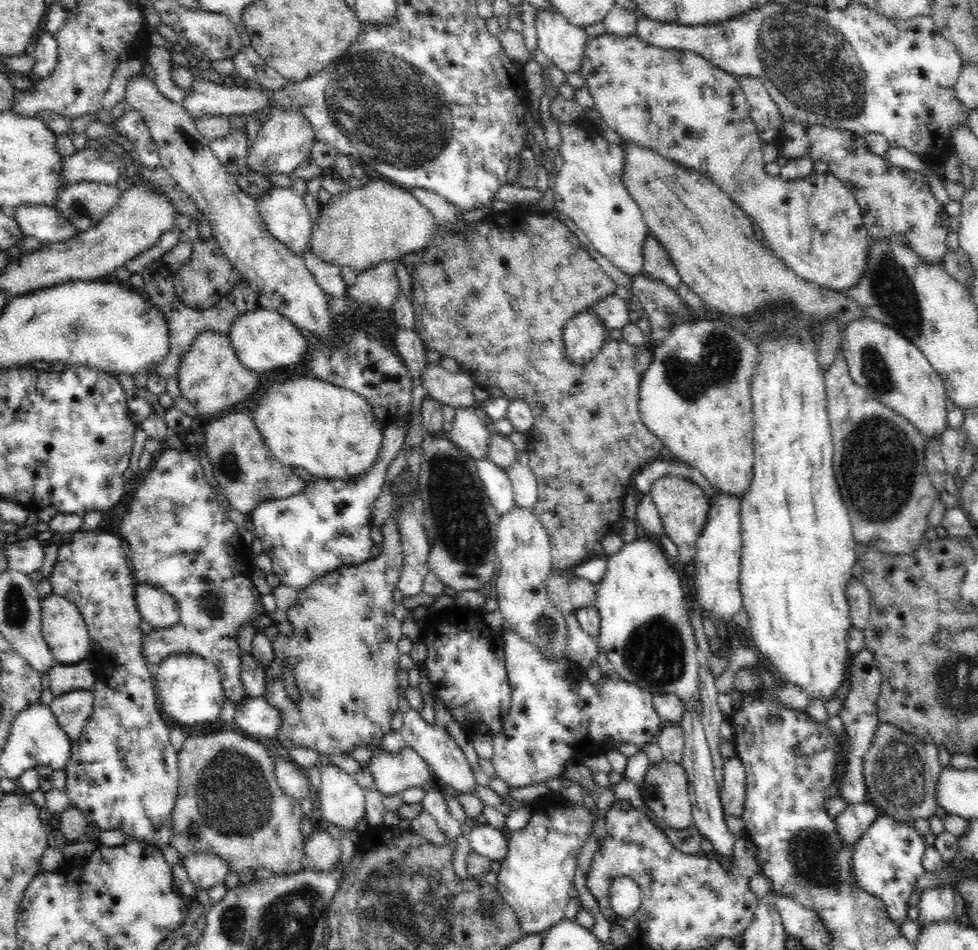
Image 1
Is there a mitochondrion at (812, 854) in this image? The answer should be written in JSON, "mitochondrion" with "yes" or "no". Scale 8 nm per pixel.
{"mitochondrion":"yes"}

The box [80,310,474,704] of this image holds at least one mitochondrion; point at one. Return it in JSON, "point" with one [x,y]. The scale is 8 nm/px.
{"point":[162,511]}

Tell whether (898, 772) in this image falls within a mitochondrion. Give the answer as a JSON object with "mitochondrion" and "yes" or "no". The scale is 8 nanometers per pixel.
{"mitochondrion":"yes"}

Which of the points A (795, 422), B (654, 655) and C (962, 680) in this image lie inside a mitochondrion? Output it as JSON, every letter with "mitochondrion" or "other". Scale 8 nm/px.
{"A":"other","B":"mitochondrion","C":"mitochondrion"}

